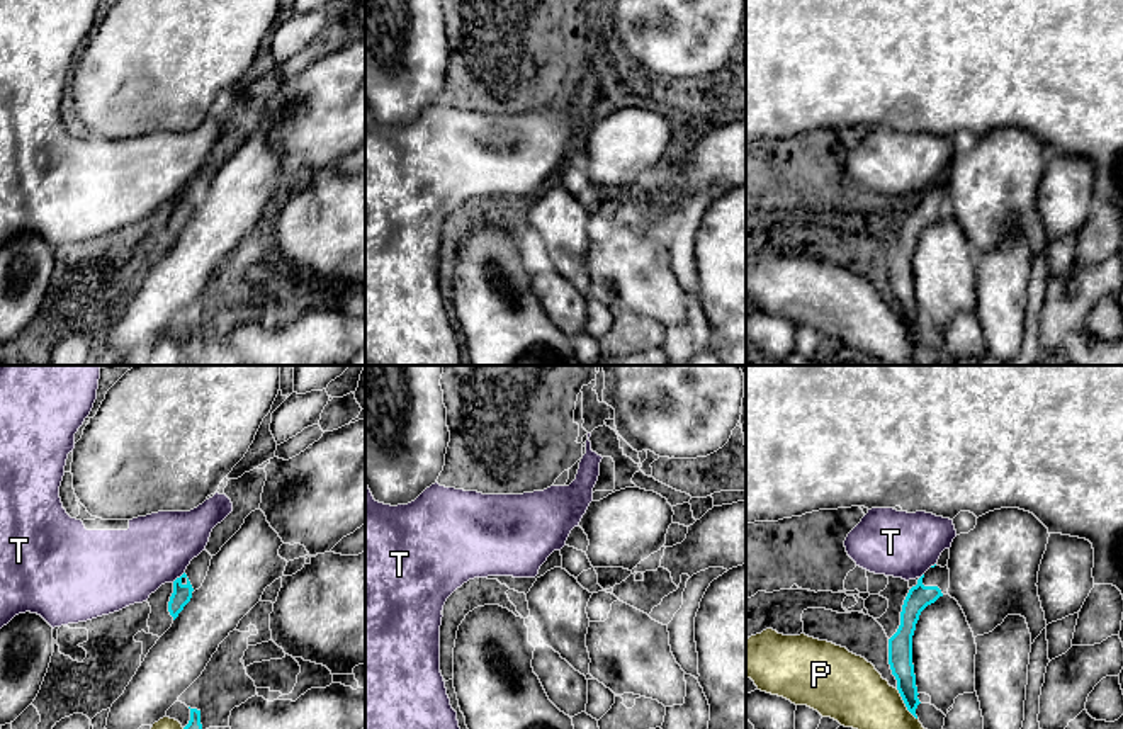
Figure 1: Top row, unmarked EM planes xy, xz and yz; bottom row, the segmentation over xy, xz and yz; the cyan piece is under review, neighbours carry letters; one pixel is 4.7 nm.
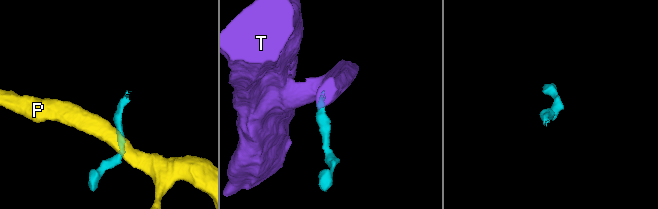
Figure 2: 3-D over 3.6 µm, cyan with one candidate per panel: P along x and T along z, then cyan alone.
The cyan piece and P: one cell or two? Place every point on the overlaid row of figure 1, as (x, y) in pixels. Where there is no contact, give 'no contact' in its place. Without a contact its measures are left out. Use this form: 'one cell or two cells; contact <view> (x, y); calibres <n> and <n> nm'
two cells; contact yz (904, 702); calibres 110 and 300 nm

